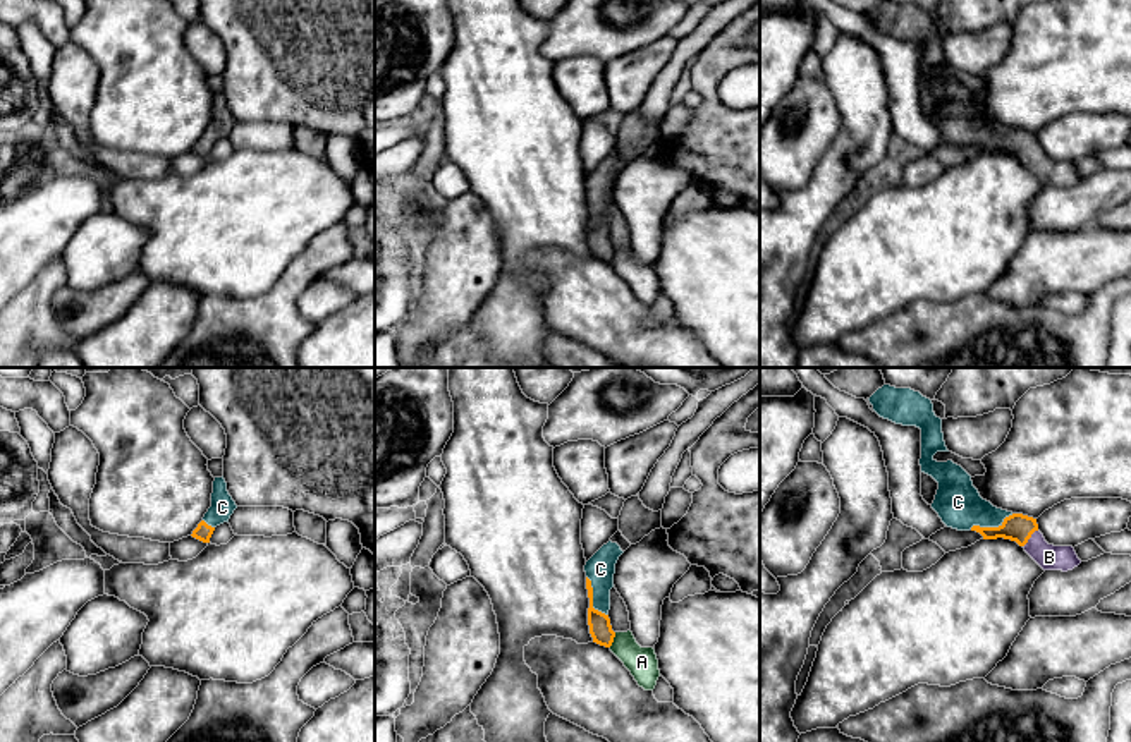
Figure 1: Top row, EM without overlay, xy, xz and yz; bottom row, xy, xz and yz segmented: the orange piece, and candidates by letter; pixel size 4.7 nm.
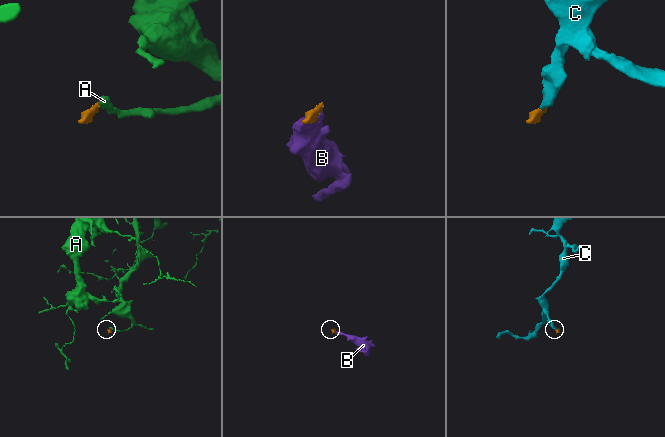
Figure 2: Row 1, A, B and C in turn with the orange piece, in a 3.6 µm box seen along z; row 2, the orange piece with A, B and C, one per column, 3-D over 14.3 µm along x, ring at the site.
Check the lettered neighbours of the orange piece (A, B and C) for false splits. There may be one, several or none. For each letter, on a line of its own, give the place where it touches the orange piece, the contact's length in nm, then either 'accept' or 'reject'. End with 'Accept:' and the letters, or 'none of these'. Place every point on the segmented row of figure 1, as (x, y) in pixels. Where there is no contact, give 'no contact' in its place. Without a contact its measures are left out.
A: xz (612, 639) | 80 nm | reject
B: yz (1030, 536) | 110 nm | accept
C: xz (592, 598) | 220 nm | accept
Accept: B, C

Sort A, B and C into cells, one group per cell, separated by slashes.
A / B C

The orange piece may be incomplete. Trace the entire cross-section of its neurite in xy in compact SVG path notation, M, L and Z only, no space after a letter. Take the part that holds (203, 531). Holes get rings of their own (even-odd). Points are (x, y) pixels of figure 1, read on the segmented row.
M215 477L213 493L211 493L211 507L205 514L203 520L193 531L193 538L210 543L210 538L217 526L229 522L230 515L237 508L235 502L227 491L227 483L222 477Z

